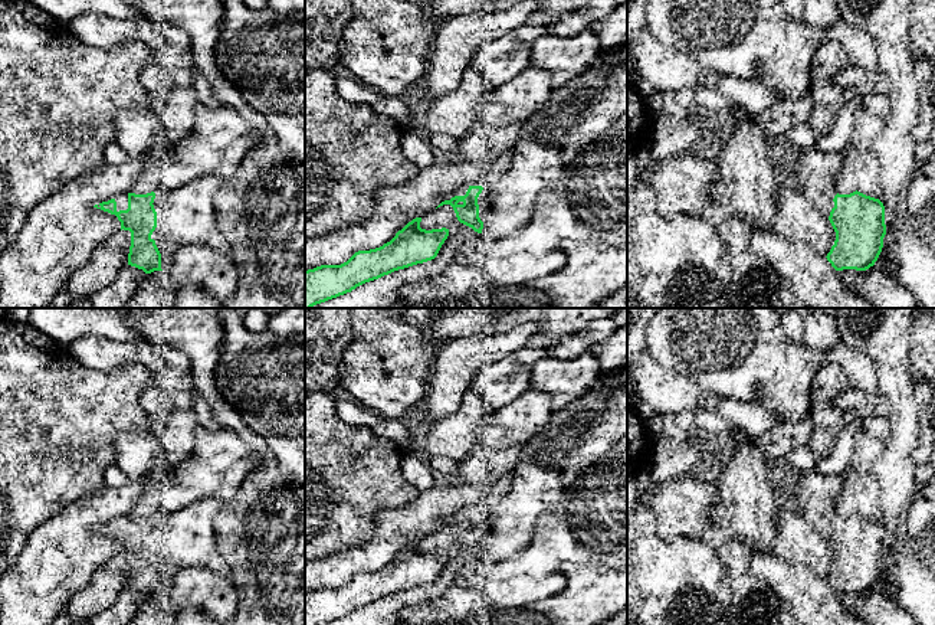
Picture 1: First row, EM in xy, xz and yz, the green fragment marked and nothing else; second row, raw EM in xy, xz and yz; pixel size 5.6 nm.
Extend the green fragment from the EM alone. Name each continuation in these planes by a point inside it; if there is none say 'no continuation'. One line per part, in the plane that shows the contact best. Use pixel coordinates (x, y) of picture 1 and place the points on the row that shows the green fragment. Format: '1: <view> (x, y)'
1: xy (192, 219)

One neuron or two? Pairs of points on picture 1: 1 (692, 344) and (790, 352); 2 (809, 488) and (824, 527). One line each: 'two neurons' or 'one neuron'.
1: one neuron
2: one neuron

